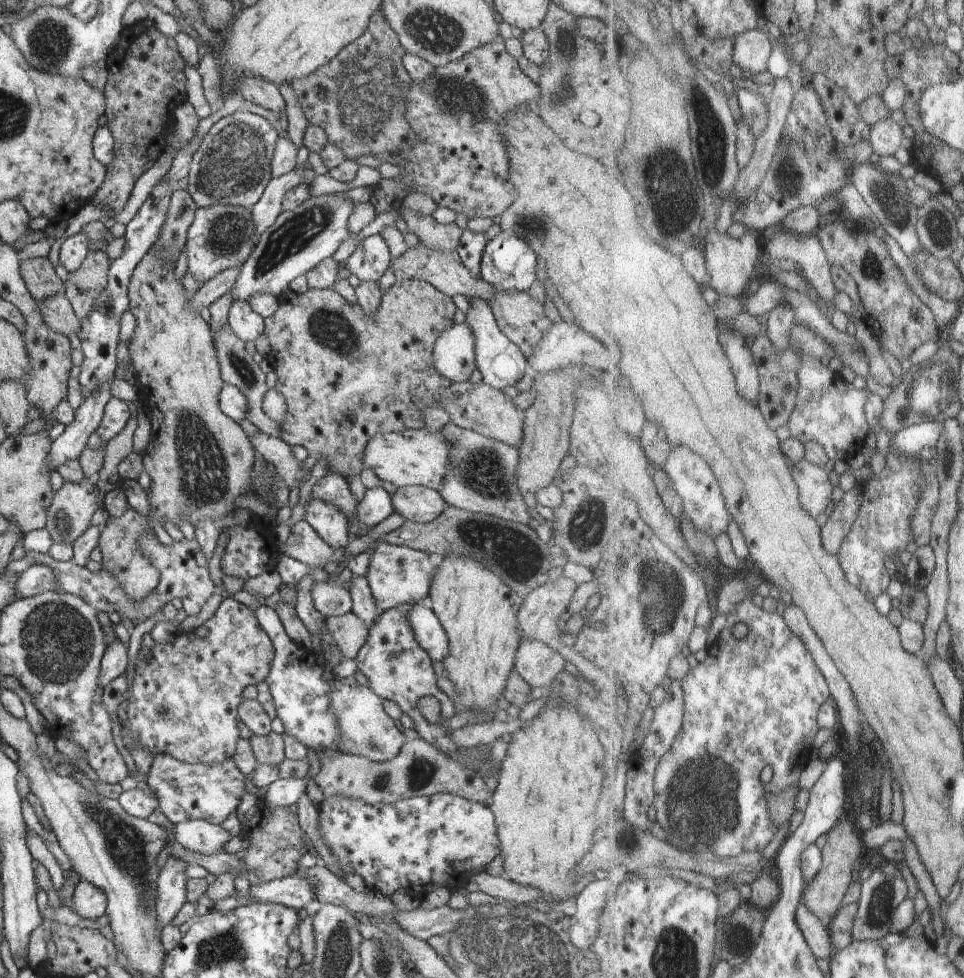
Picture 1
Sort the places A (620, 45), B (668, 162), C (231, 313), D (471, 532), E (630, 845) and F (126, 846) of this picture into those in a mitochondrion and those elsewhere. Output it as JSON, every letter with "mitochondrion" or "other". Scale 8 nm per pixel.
{"A":"other","B":"mitochondrion","C":"other","D":"mitochondrion","E":"mitochondrion","F":"mitochondrion"}

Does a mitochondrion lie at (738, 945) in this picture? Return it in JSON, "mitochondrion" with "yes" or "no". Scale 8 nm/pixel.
{"mitochondrion":"yes"}

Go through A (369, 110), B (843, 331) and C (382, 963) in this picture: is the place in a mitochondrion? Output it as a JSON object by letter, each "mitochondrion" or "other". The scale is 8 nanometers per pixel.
{"A":"mitochondrion","B":"other","C":"mitochondrion"}

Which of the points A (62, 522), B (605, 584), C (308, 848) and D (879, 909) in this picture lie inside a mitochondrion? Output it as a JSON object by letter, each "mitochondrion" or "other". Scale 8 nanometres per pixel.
{"A":"mitochondrion","B":"other","C":"other","D":"mitochondrion"}

